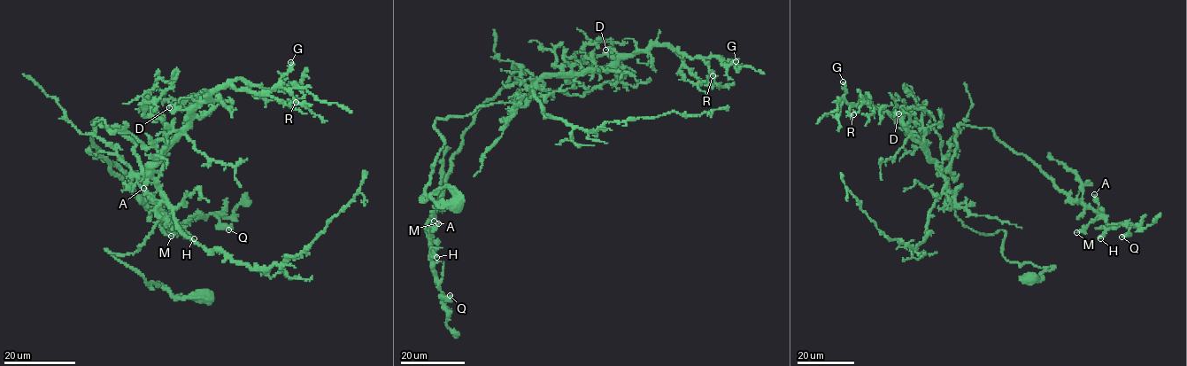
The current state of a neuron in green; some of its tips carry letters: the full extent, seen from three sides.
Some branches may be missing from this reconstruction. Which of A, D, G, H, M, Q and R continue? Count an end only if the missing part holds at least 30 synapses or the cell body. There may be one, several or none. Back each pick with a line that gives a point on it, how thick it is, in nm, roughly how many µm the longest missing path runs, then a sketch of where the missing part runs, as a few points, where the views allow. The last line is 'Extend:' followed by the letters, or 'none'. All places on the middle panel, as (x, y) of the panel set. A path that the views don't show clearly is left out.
Extend: none

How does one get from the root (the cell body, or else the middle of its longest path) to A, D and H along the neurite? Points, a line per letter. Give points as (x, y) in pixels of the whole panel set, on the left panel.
A: (203, 297), (105, 249), (138, 252), (163, 192), (134, 142), (93, 121), (98, 153), (153, 207), (143, 188)
D: (203, 297), (146, 284), (105, 249), (134, 253), (162, 217), (163, 192), (150, 168), (189, 114), (169, 107)
H: (203, 297), (146, 284), (105, 249), (138, 252), (163, 192), (134, 142), (93, 121), (112, 173), (194, 238)

